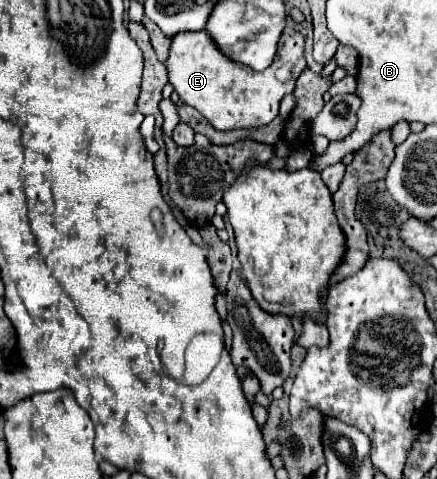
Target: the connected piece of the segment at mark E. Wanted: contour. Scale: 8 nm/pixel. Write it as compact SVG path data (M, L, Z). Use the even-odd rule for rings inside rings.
M290 27L290 35L282 35L280 39L280 51L276 53L274 63L264 73L256 73L250 67L224 59L224 55L220 55L220 51L212 47L212 41L208 39L208 35L204 35L204 31L180 33L172 37L166 67L168 81L174 85L174 91L178 93L180 101L200 111L204 119L218 131L262 127L278 115L282 97L294 91L296 79L306 67L304 37ZM284 67L290 73L286 75L286 79L280 79L278 71Z

